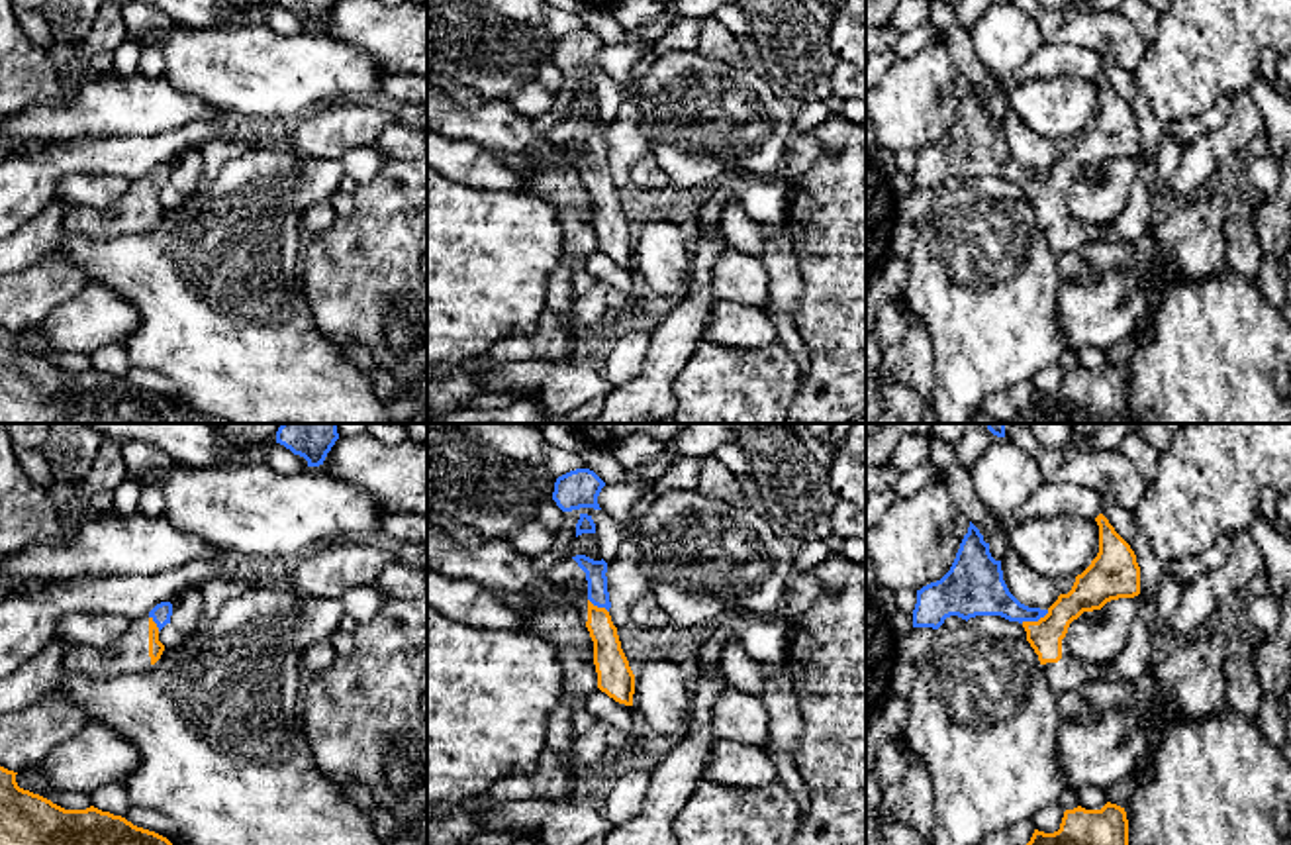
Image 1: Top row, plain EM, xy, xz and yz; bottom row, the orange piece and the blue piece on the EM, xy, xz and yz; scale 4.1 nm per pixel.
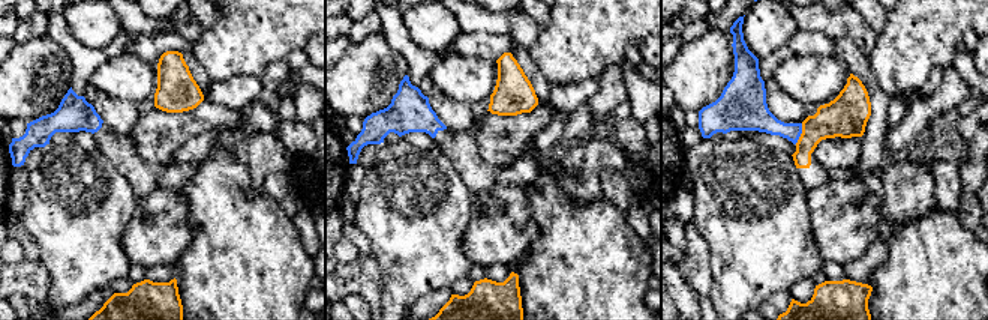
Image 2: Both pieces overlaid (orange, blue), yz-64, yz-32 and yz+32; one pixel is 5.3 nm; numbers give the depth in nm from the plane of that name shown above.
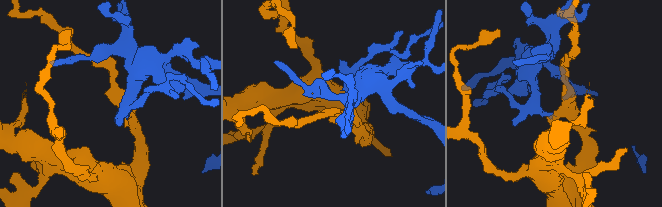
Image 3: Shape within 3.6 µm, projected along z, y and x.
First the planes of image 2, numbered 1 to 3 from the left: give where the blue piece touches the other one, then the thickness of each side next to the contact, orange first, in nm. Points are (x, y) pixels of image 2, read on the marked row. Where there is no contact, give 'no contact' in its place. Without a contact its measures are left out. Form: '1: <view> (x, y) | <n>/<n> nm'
1: no contact
2: no contact
3: yz+32 (801, 134) | 220/140 nm

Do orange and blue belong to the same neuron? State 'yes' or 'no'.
yes

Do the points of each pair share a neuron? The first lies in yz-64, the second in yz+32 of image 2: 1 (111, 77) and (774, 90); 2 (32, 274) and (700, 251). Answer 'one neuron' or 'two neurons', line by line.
1: two neurons
2: one neuron

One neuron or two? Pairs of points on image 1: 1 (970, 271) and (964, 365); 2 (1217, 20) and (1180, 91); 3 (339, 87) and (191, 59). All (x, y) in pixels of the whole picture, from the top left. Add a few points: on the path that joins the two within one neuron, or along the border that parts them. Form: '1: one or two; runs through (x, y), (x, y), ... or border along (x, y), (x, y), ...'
1: one; runs through (970, 295), (970, 342)
2: one; runs through (1211, 38), (1188, 73)
3: one; runs through (302, 73), (259, 73), (228, 65)

